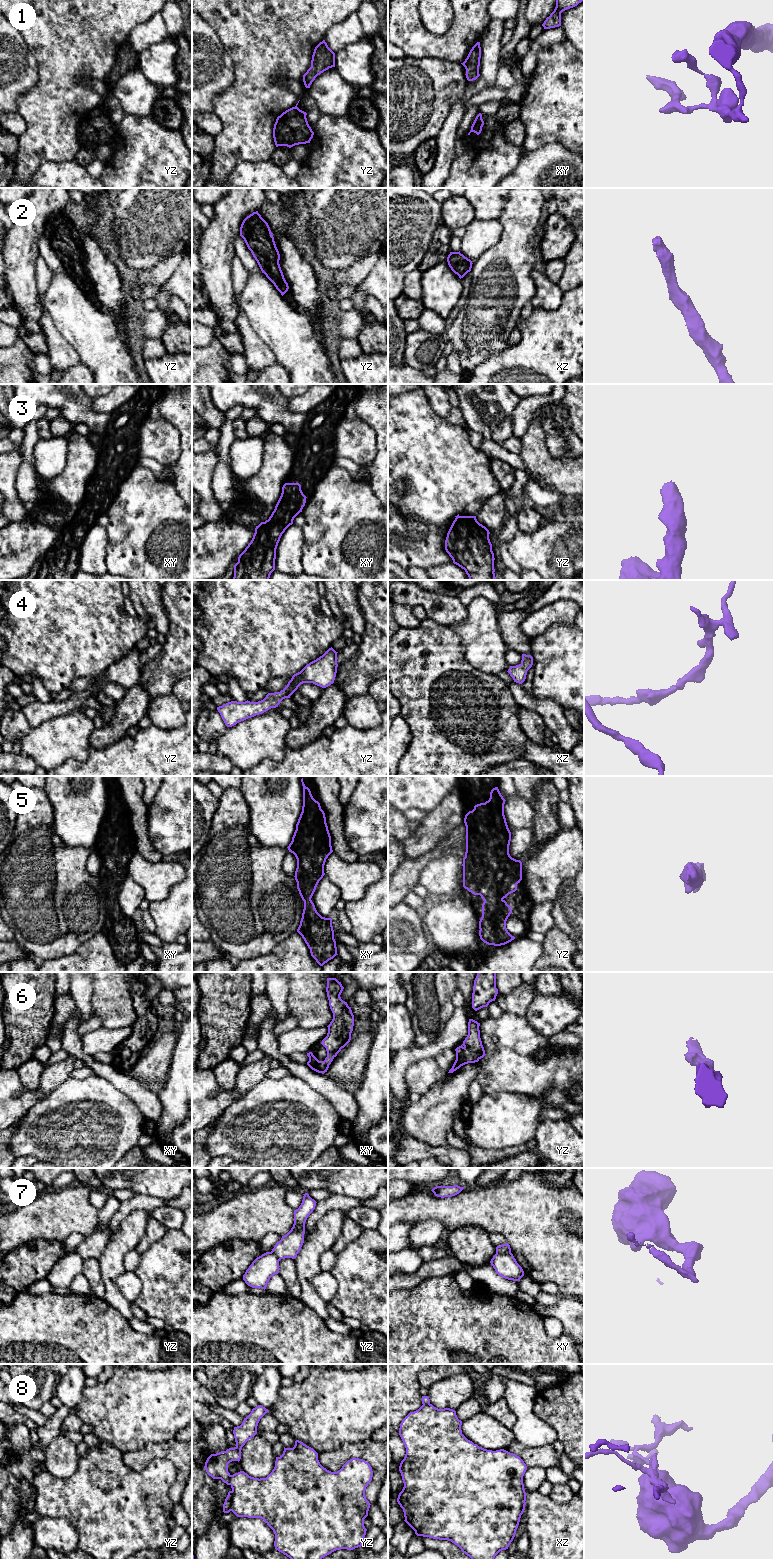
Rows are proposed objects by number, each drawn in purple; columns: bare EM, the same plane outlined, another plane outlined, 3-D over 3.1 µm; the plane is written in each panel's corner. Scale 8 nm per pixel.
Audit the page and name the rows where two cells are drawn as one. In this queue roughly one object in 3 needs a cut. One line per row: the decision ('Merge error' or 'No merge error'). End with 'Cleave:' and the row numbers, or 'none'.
1: No merge error
2: No merge error
3: No merge error
4: No merge error
5: No merge error
6: No merge error
7: Merge error
8: Merge error
Cleave: 7, 8

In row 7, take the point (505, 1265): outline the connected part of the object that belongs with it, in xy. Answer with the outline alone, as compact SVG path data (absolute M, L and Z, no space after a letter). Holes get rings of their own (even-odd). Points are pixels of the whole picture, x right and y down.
M511 1252L495 1254L490 1263L496 1273L505 1279L520 1281L524 1276L522 1267L517 1263Z

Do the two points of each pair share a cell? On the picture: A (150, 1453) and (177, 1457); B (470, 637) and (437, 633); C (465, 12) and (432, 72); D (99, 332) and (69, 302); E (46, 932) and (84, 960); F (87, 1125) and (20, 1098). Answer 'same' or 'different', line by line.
A: same
B: different
C: different
D: same
E: different
F: different

